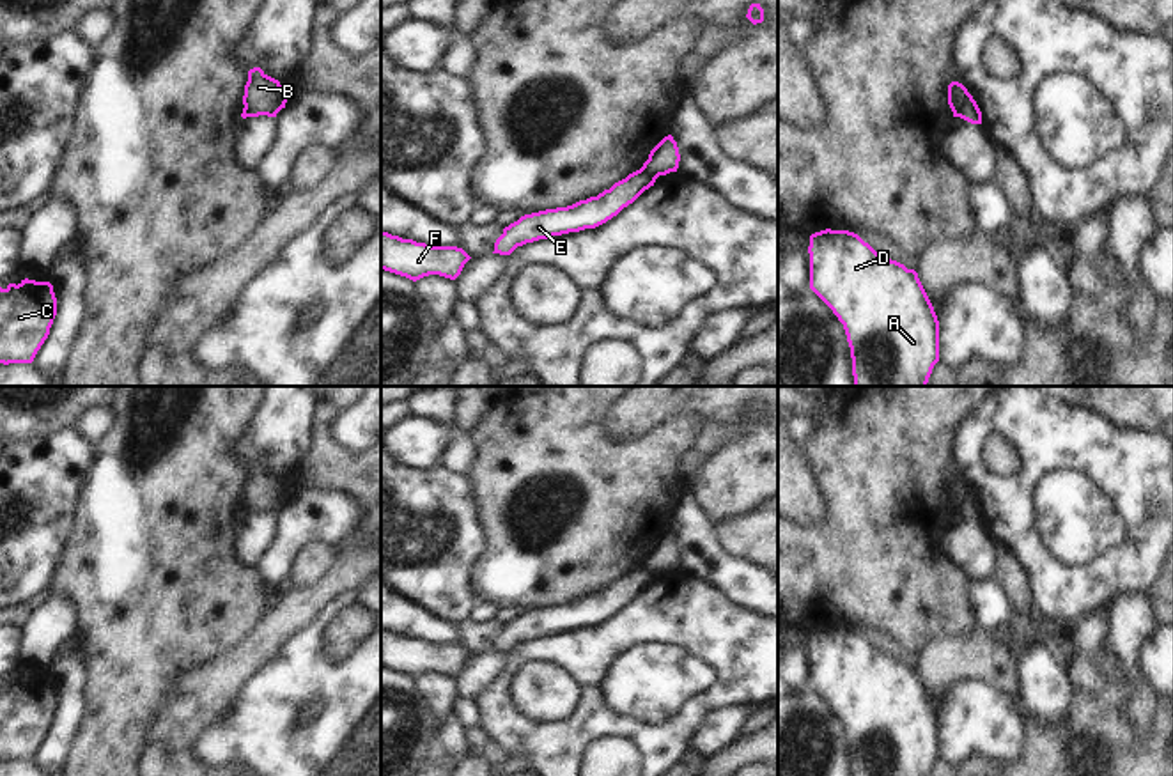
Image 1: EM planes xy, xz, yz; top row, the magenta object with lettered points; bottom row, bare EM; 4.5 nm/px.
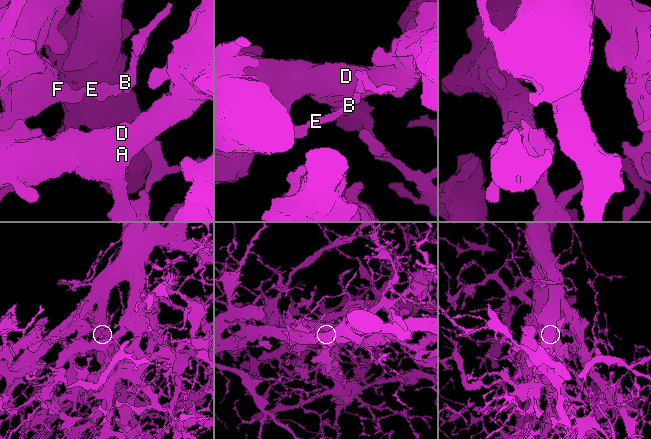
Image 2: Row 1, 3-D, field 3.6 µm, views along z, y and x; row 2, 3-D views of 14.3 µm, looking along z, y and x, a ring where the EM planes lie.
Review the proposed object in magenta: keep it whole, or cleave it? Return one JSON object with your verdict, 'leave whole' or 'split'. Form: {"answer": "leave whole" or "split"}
{"answer": "split"}

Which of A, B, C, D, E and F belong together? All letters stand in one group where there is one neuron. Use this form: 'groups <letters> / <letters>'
groups A C D E F / B

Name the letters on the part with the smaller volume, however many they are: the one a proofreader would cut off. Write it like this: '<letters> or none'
B

